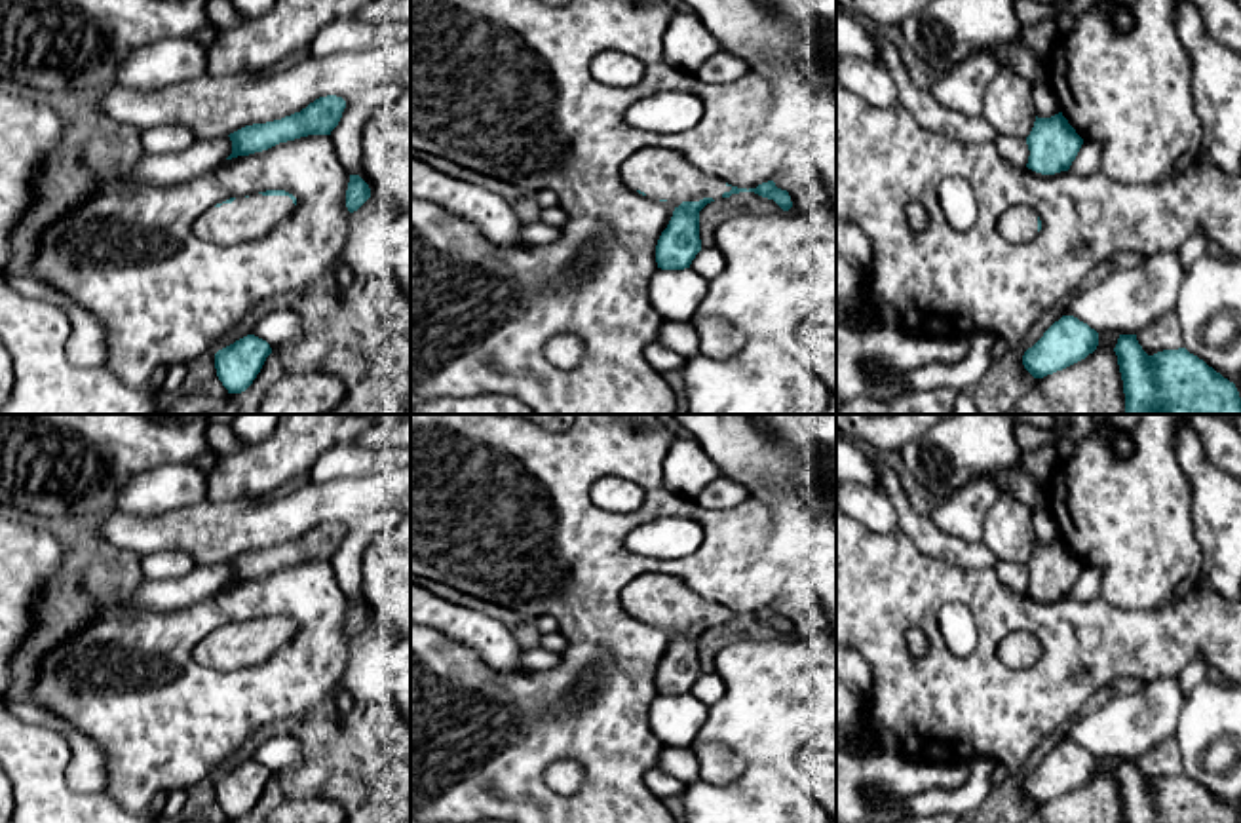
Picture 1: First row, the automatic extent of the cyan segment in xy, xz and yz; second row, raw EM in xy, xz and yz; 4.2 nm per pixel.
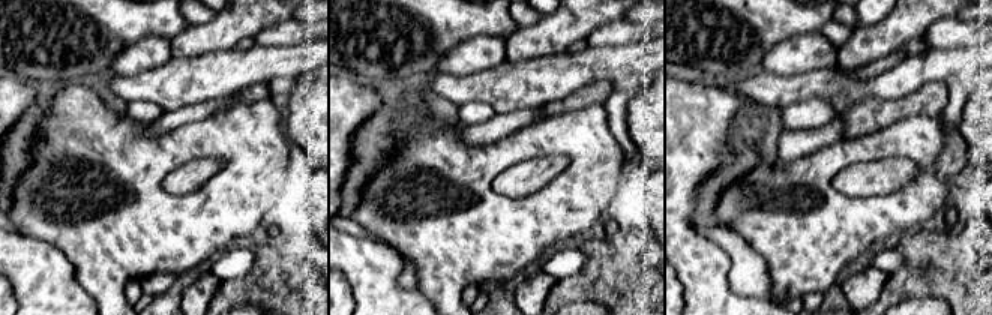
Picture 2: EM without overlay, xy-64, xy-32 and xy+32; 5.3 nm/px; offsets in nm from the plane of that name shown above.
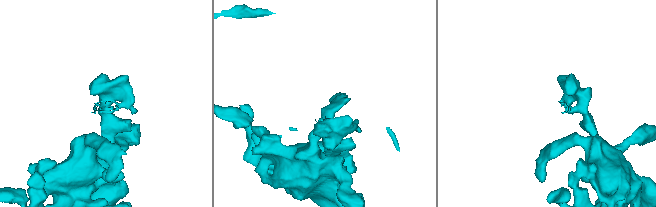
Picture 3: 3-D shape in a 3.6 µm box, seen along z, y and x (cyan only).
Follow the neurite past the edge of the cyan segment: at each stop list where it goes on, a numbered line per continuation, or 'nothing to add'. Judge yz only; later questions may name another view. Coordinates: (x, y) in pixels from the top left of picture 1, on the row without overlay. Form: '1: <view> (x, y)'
1: yz (1017, 650)

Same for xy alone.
1: xy (246, 645)

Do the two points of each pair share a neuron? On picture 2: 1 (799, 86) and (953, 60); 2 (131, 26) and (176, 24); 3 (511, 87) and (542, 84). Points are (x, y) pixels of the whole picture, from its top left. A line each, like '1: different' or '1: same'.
1: same
2: same
3: same

